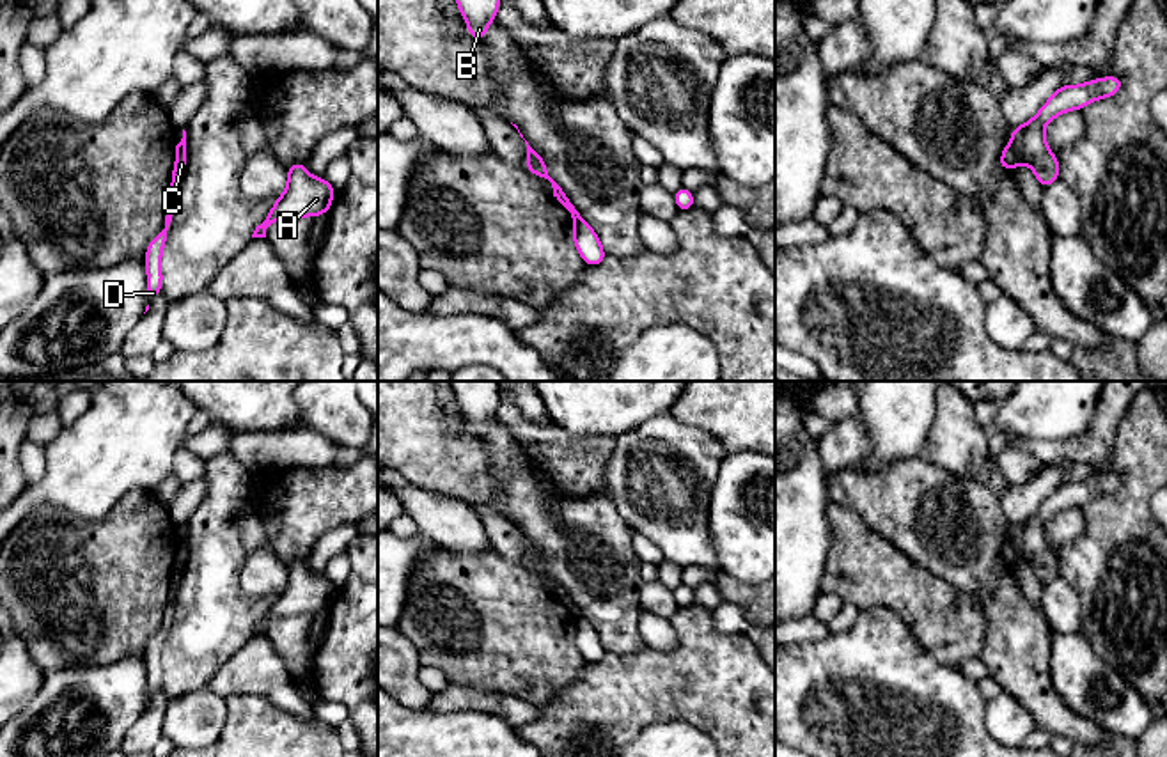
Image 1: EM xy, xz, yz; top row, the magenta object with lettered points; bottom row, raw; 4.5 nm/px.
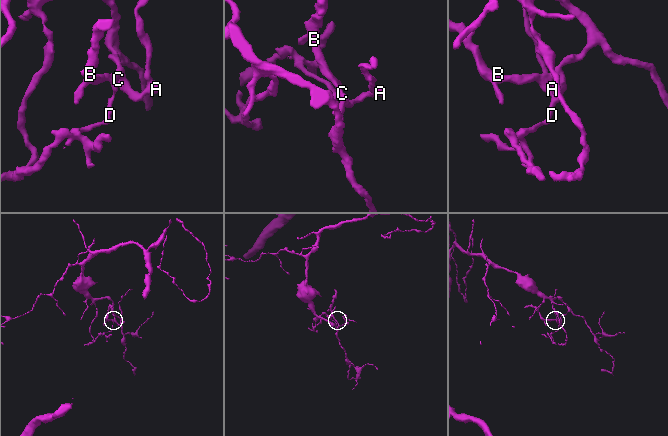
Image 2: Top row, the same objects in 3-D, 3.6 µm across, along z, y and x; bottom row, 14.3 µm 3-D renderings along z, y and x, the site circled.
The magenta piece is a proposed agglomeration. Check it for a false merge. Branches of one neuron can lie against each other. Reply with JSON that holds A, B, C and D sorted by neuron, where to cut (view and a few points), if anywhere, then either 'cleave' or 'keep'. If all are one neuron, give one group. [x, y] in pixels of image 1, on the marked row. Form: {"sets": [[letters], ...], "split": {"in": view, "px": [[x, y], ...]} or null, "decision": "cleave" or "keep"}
{"sets": [["A"], ["B", "C", "D"]], "split": {"in": "yz", "px": [[1008, 144], [1018, 162]]}, "decision": "cleave"}

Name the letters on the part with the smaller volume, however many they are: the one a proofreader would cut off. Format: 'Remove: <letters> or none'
Remove: B, C, D

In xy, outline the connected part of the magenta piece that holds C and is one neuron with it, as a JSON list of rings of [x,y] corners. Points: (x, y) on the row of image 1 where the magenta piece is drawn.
[[[176,145],[176,160],[174,160],[174,170],[172,170],[172,183],[170,183],[170,197],[168,204],[165,209],[165,218],[163,218],[163,230],[151,239],[145,250],[145,273],[147,273],[147,300],[153,301],[160,293],[161,293],[161,254],[163,246],[168,239],[168,230],[174,222],[174,213],[176,213],[176,193],[174,193],[174,184],[183,174],[184,167],[188,161],[188,152],[183,145]]]

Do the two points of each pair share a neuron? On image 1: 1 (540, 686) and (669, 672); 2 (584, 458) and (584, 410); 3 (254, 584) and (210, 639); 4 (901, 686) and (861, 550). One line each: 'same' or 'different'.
1: different
2: different
3: different
4: different

